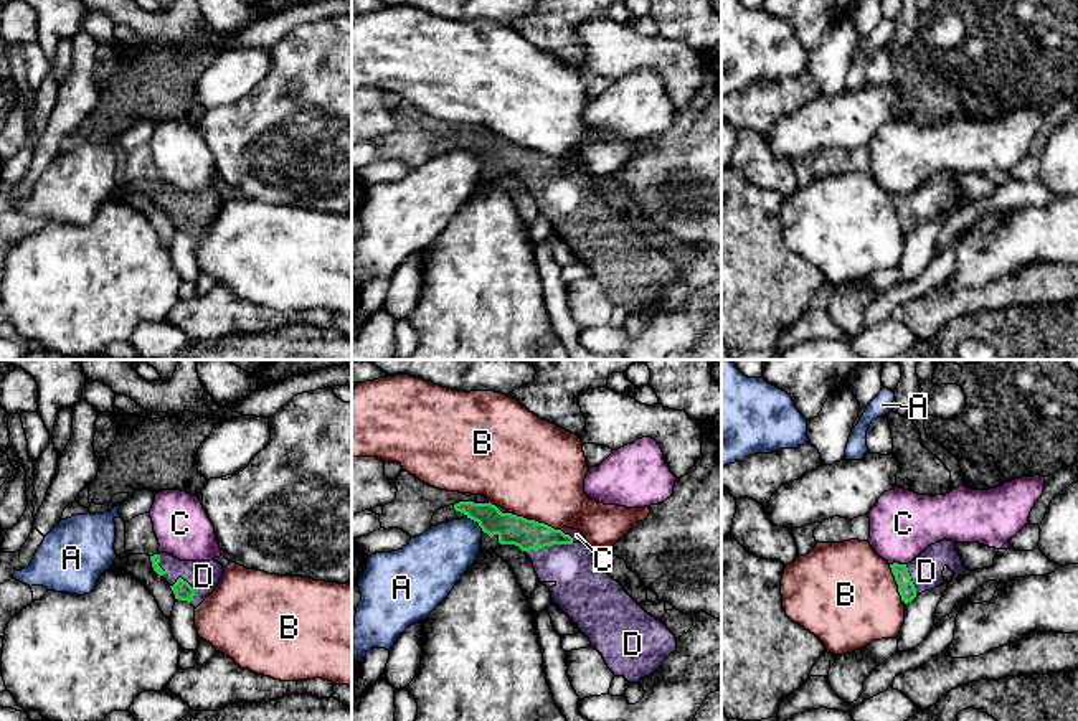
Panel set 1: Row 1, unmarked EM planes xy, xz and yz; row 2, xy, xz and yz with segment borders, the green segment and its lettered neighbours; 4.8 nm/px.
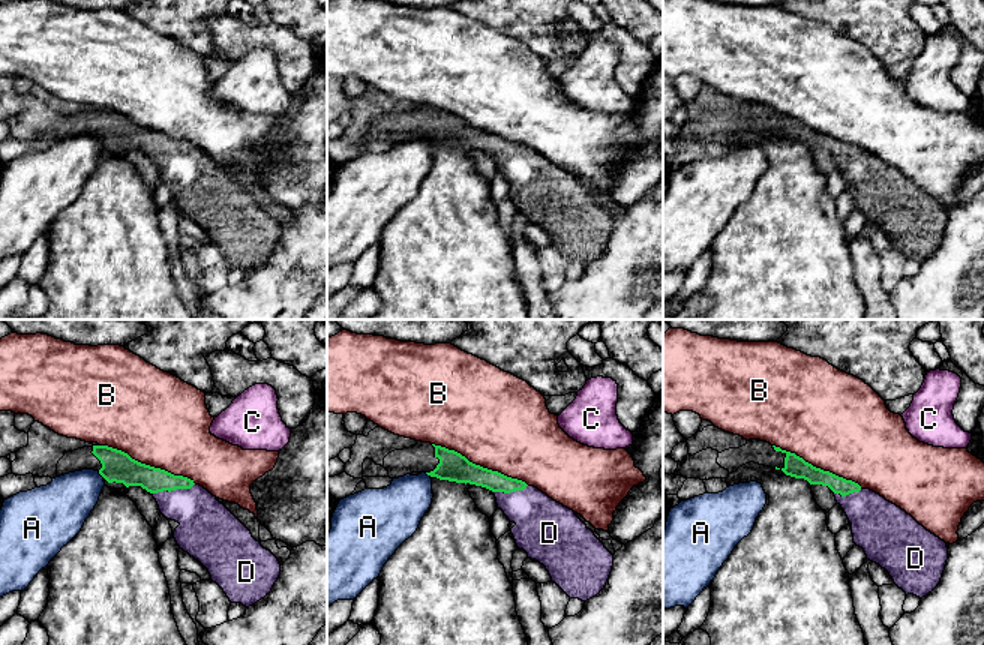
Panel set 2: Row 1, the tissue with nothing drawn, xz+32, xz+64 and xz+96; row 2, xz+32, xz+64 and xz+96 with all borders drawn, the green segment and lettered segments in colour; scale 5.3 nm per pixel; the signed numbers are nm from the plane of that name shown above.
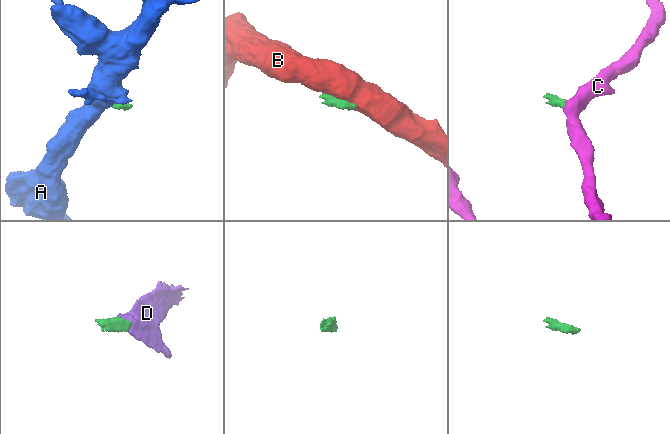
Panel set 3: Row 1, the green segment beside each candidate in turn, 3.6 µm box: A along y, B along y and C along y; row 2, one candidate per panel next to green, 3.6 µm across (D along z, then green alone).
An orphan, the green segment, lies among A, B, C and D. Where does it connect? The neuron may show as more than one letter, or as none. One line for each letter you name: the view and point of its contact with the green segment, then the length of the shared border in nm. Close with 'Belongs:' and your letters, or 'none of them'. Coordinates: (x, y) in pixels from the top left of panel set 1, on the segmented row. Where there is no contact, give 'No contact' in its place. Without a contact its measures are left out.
D: Touches green at xz (548, 545). Shared border 240 nm
Belongs: D

